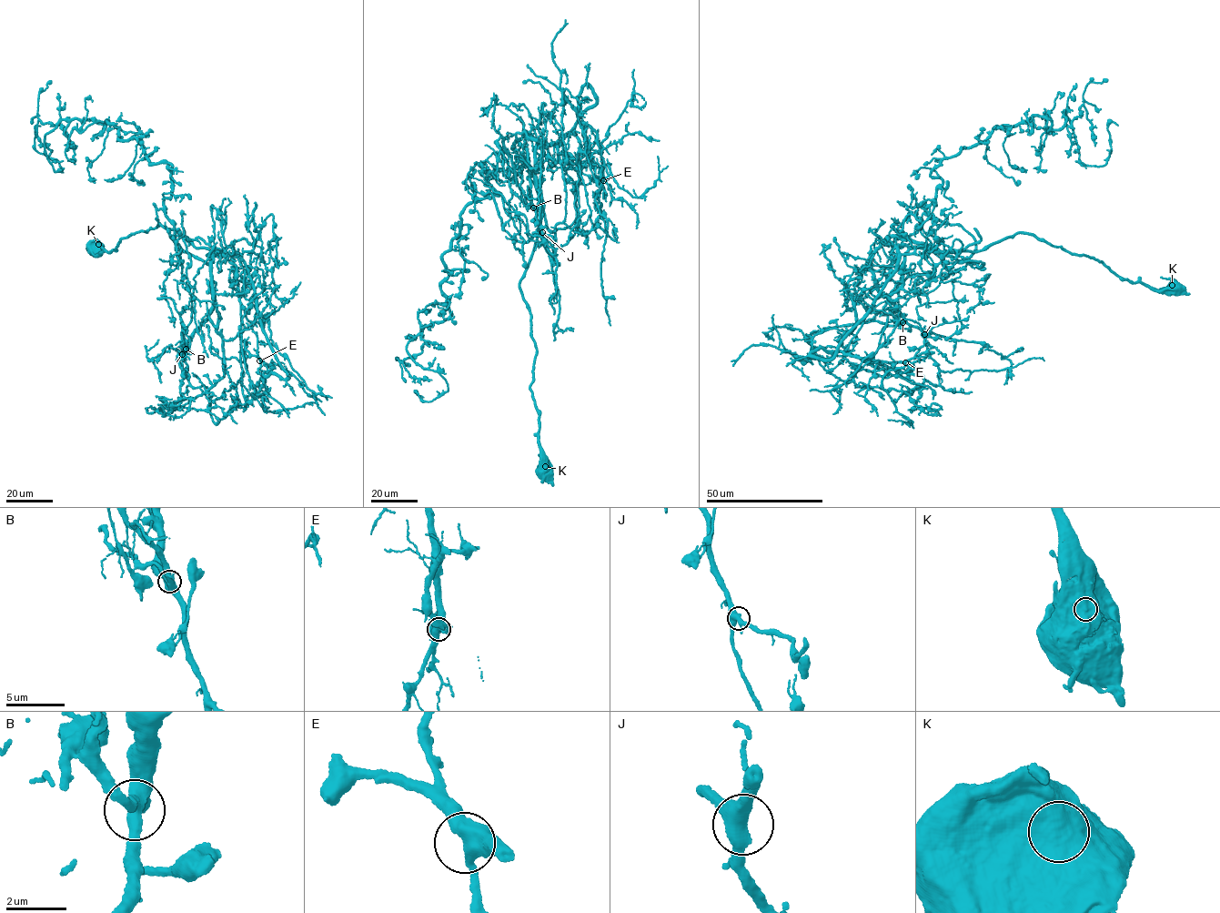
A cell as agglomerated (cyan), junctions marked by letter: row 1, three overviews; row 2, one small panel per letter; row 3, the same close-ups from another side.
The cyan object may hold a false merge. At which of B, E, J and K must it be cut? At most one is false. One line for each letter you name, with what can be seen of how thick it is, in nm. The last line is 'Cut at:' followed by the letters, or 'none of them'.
Cut at: none of them

